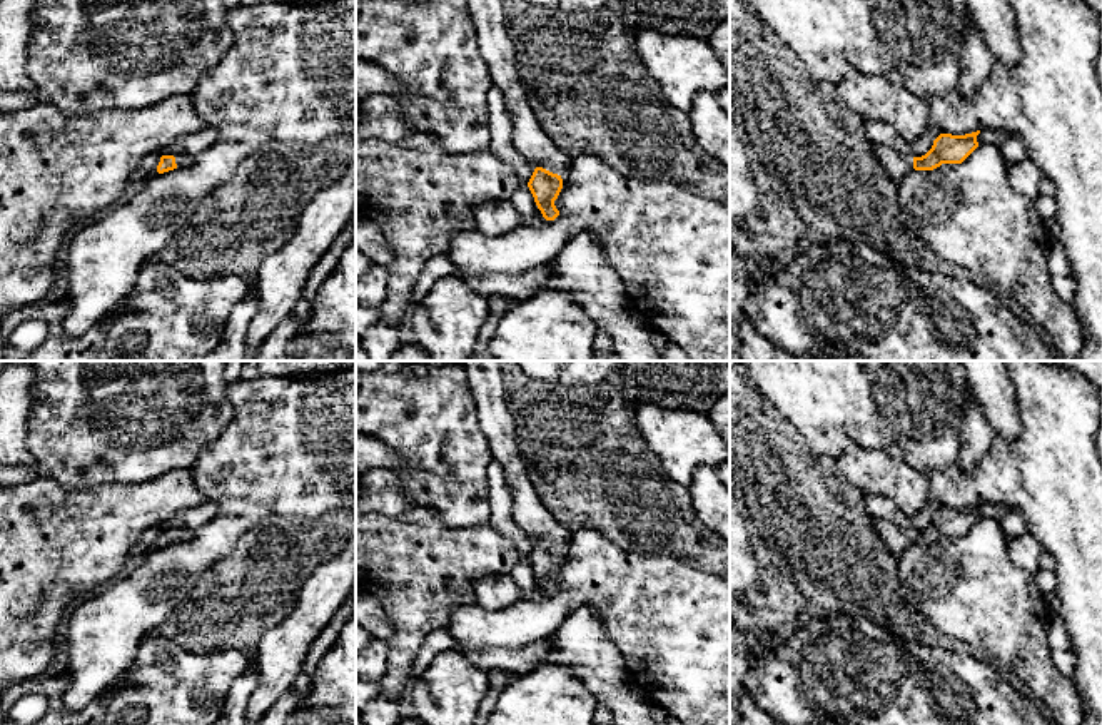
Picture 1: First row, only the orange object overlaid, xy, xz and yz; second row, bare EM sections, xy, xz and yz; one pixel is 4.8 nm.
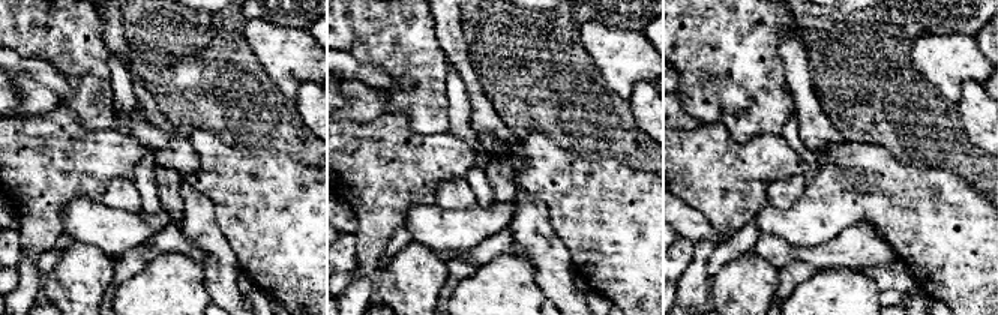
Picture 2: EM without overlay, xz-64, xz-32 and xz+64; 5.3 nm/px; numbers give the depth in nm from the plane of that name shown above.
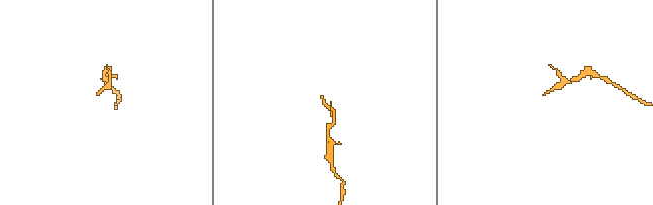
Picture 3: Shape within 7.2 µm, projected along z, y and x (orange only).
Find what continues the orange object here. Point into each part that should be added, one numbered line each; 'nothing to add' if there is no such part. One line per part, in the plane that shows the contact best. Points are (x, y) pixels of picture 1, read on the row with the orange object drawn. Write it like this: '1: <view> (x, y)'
1: xz (530, 141)

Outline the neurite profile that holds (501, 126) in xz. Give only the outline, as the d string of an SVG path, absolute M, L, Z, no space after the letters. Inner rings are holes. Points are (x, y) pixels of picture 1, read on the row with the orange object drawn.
M491 87L488 94L488 109L491 114L491 145L488 150L514 167L521 185L509 195L509 202L521 221L531 224L538 212L538 205L528 187L534 167L531 167L513 145L513 120L498 87Z

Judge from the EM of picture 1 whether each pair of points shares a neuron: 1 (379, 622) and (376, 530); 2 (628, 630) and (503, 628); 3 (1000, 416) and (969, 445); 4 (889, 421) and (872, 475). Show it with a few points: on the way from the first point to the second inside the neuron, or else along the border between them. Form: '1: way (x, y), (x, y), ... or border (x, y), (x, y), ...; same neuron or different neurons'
1: border (373, 595), (394, 627), (388, 642); different neurons
2: way (598, 600), (570, 597), (535, 618); same neuron
3: border (970, 393), (995, 435); different neurons
4: border (850, 440), (864, 448), (882, 448), (915, 468); different neurons

